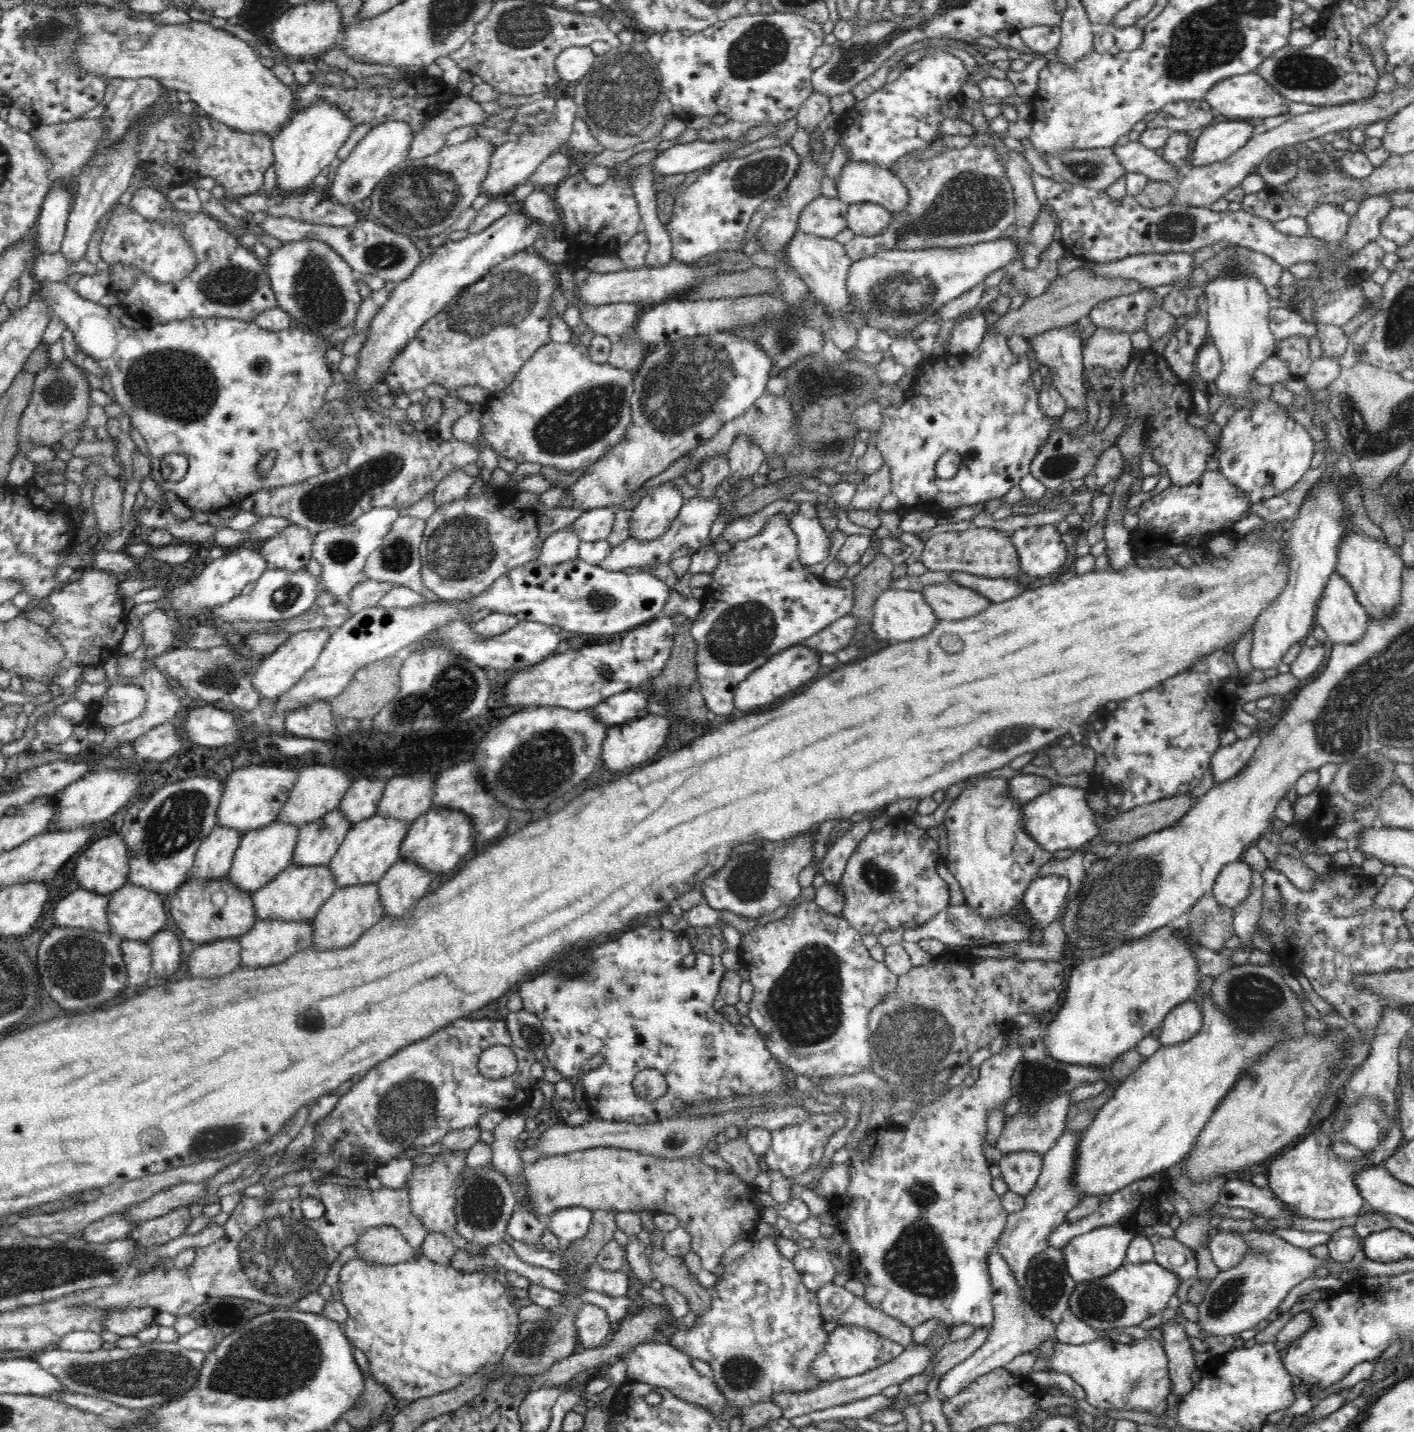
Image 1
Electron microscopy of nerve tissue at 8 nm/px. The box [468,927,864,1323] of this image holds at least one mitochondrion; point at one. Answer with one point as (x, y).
(805, 1004)

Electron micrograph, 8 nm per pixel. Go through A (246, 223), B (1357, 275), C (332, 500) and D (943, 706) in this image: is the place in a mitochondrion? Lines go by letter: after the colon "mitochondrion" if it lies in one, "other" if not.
A: other
B: other
C: mitochondrion
D: other

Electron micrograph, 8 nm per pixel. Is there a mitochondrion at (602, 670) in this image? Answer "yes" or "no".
yes

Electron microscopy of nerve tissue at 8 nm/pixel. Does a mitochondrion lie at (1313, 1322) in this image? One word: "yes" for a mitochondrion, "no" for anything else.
no

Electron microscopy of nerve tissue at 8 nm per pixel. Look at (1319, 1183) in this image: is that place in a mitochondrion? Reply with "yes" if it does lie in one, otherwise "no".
no

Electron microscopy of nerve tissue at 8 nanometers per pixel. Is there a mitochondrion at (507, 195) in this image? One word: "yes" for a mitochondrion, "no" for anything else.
no

